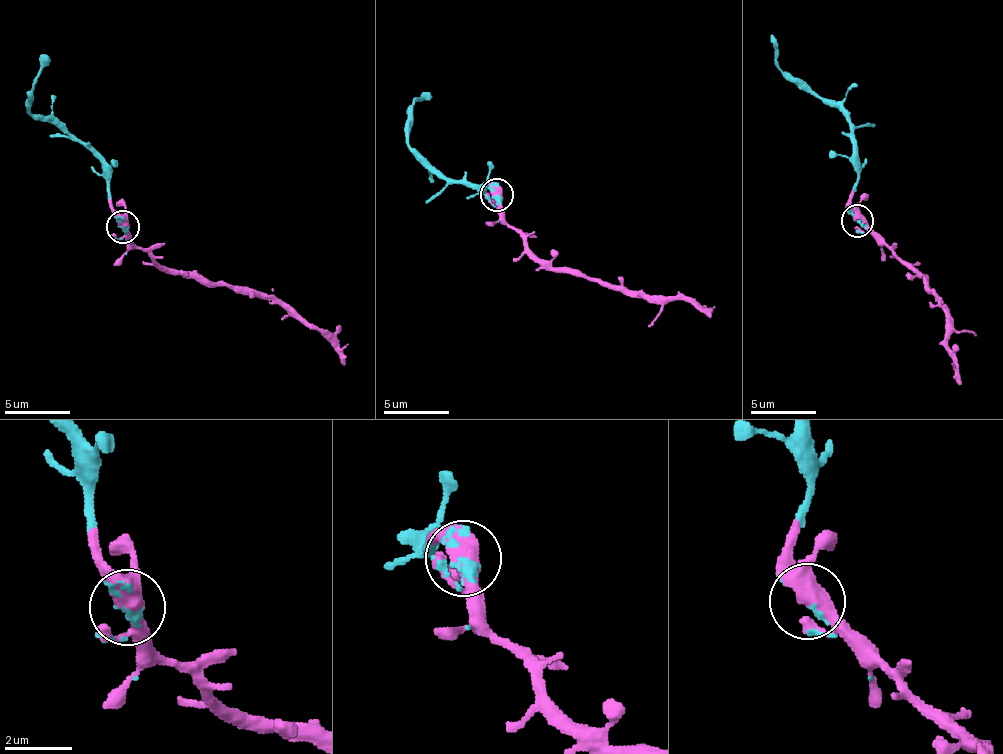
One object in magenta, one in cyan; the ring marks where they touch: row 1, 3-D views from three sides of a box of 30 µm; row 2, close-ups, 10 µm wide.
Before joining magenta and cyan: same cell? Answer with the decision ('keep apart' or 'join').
join

